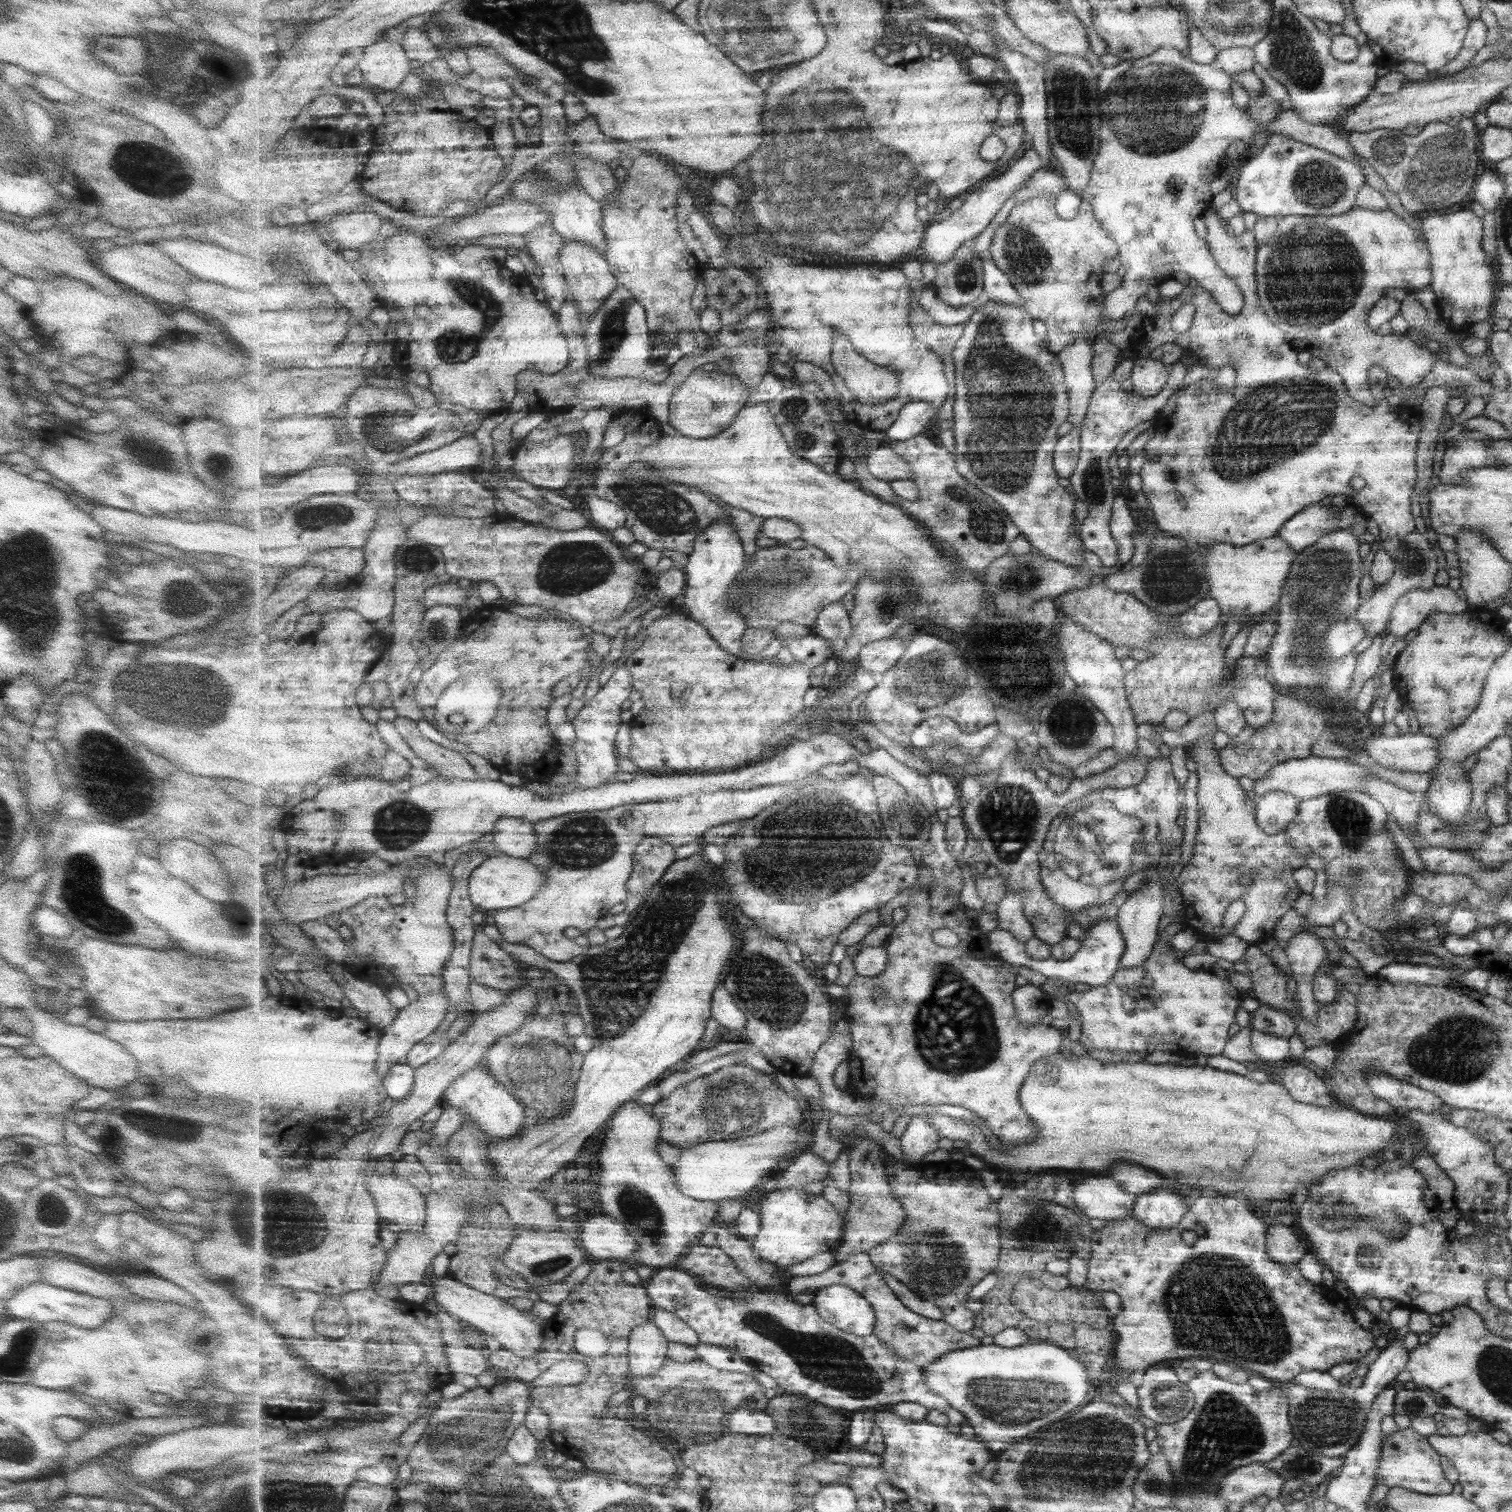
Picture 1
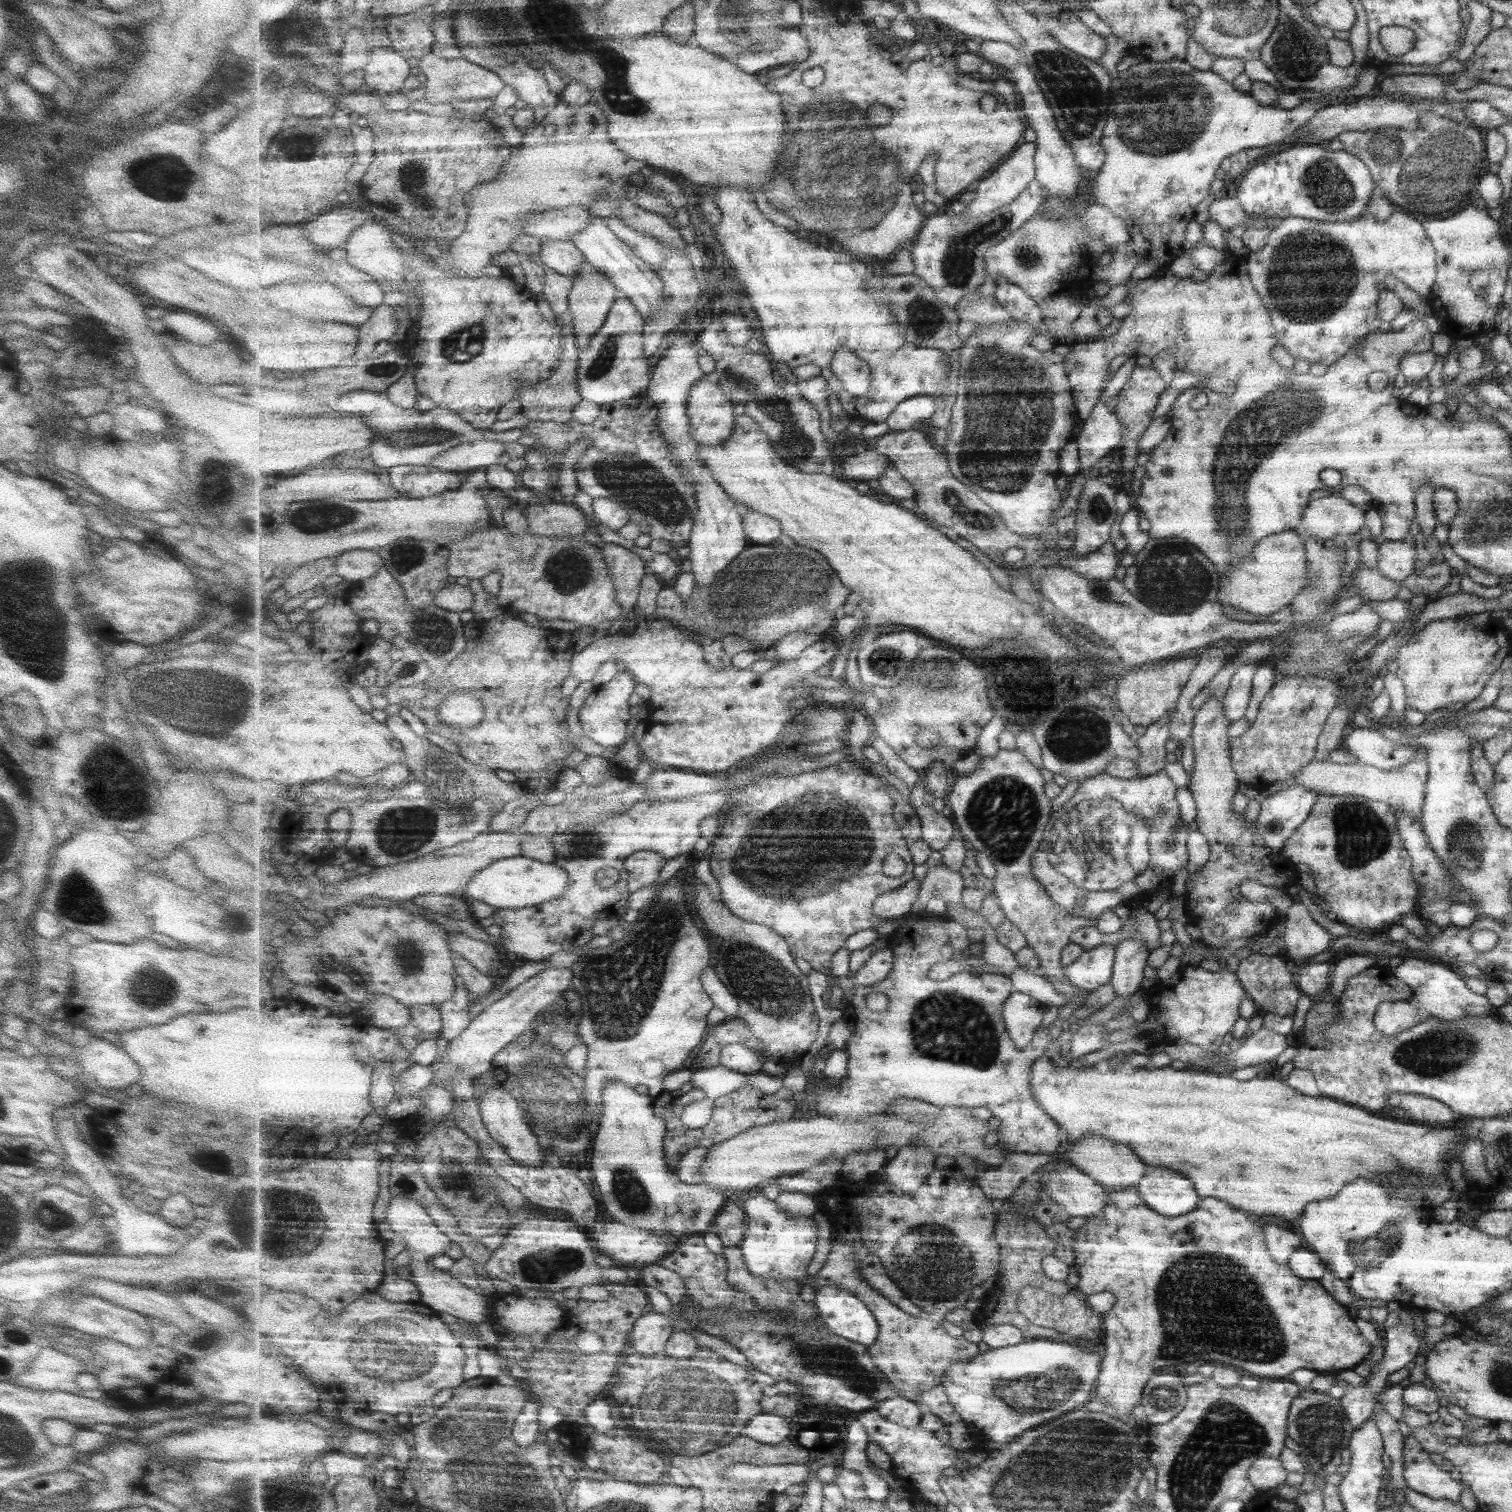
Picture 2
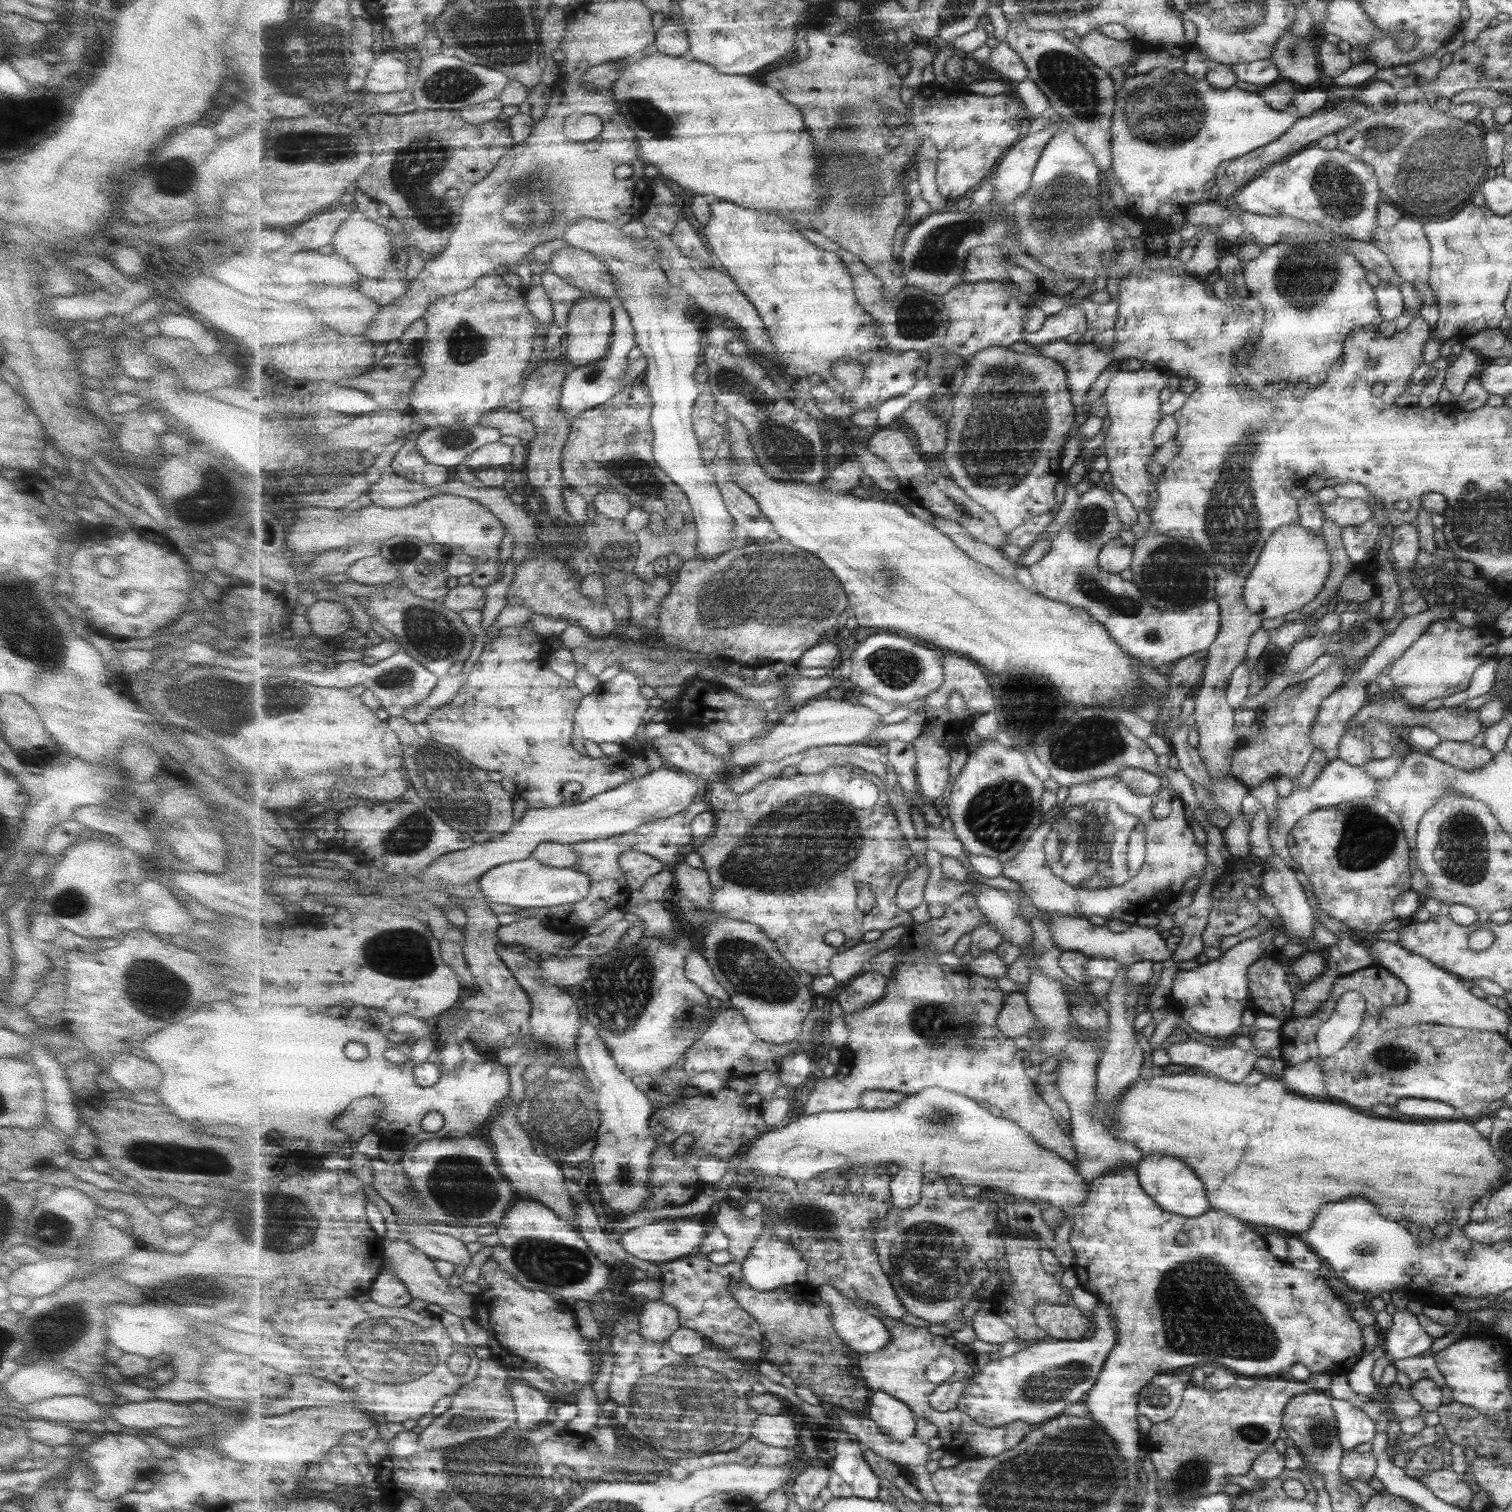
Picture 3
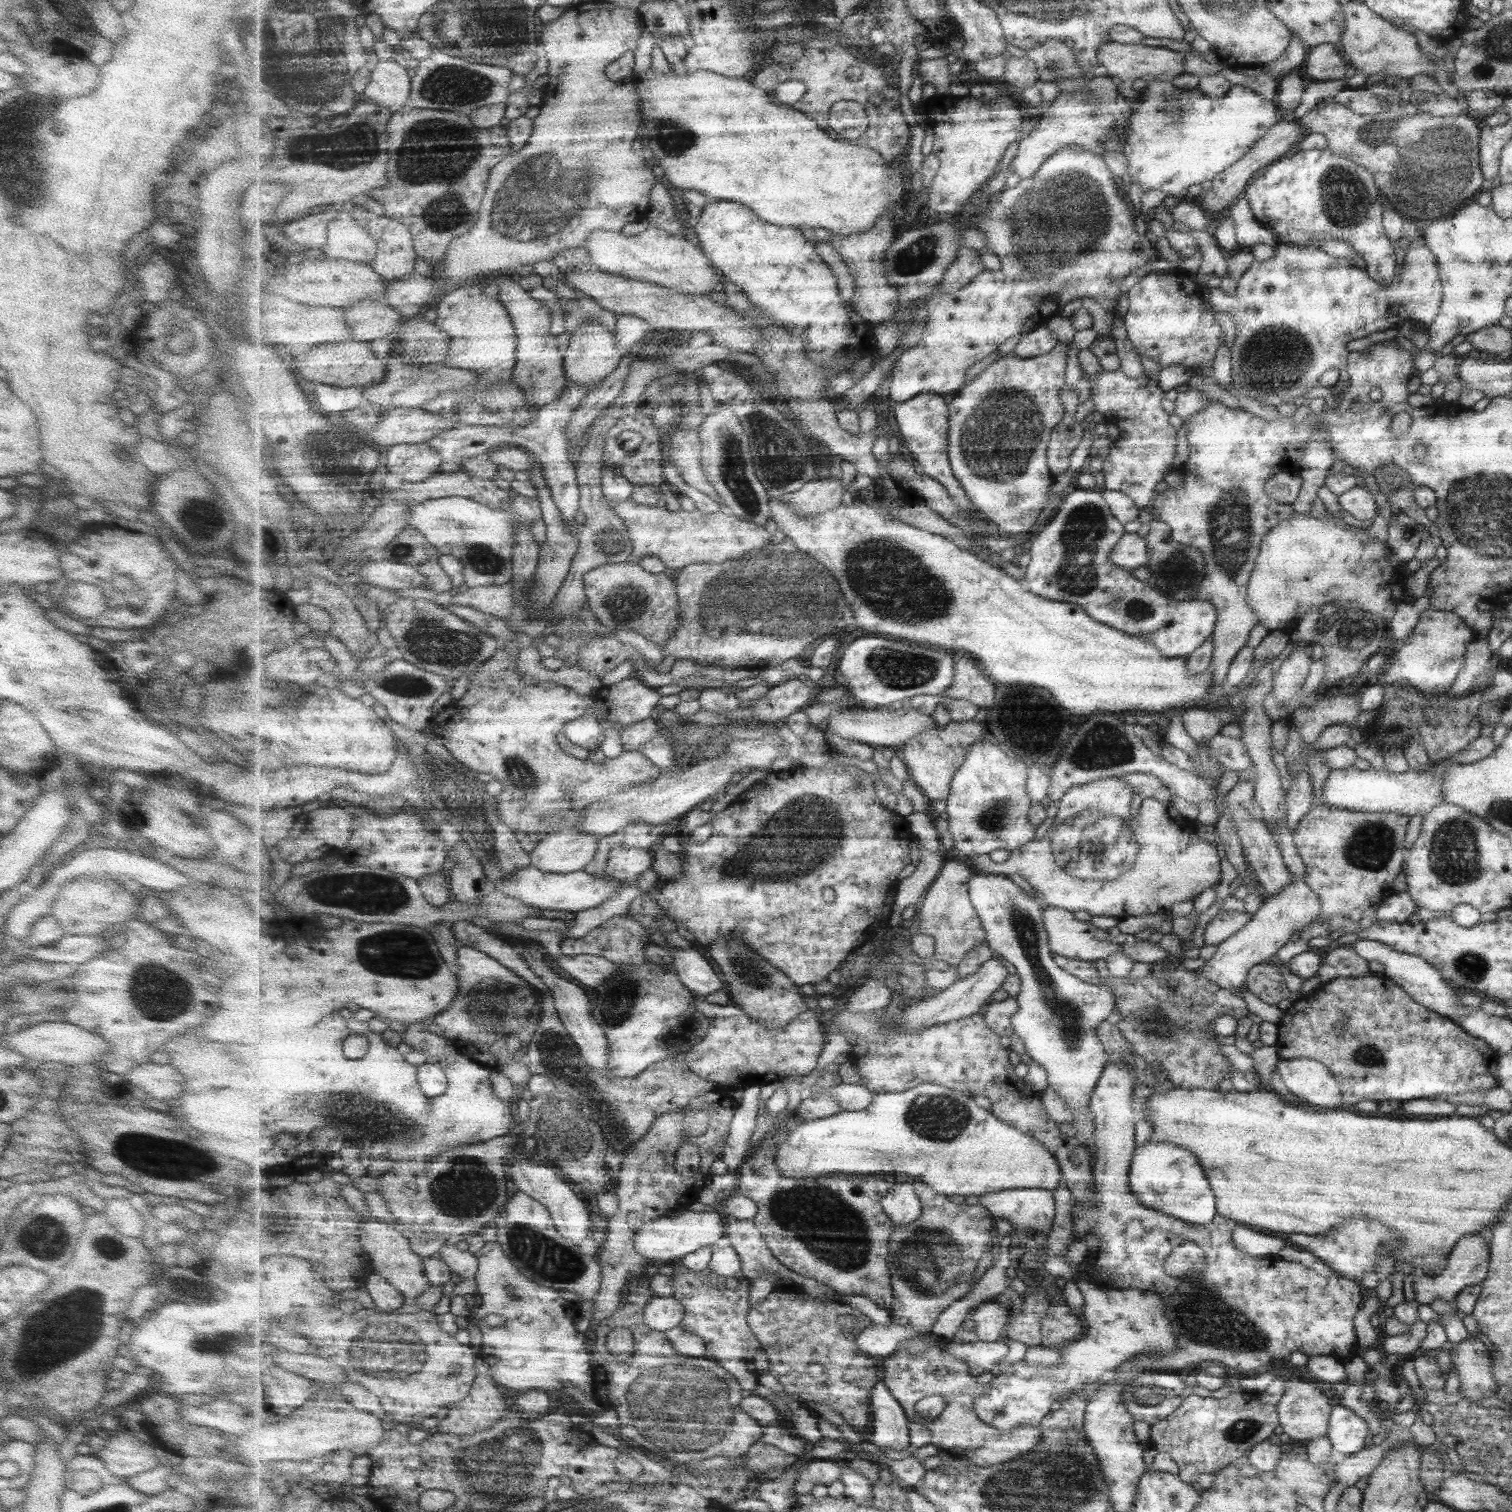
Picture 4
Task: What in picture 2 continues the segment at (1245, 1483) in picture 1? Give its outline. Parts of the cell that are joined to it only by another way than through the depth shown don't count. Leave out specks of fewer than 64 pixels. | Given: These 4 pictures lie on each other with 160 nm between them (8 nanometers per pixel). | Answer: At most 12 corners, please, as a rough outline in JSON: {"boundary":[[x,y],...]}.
{"boundary":[[1277,1458],[1254,1459],[1247,1482],[1269,1492],[1285,1482],[1286,1470]]}

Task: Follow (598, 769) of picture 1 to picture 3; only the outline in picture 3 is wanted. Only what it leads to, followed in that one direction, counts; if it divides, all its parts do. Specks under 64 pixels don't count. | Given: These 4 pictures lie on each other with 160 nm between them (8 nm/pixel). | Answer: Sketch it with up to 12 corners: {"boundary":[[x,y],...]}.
{"boundary":[[631,671],[581,701],[574,734],[597,745],[639,734],[650,700]]}

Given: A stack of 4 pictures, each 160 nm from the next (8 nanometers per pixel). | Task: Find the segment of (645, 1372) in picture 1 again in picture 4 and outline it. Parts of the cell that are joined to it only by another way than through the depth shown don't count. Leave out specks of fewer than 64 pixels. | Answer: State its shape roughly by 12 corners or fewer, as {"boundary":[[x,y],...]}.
{"boundary":[[653,1297],[645,1309],[647,1326],[666,1333],[685,1320],[675,1297]]}

